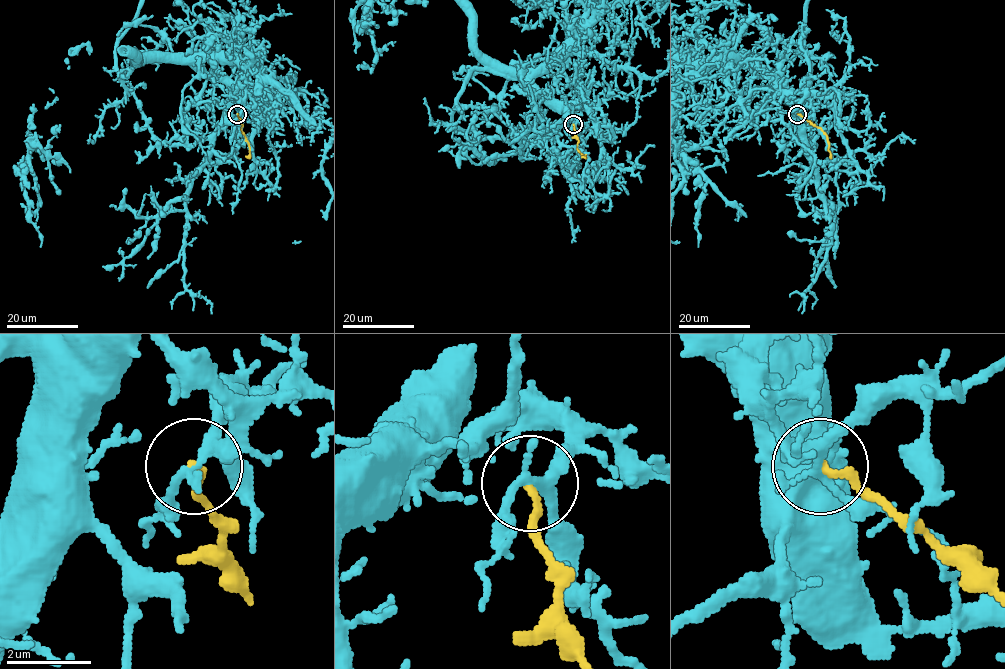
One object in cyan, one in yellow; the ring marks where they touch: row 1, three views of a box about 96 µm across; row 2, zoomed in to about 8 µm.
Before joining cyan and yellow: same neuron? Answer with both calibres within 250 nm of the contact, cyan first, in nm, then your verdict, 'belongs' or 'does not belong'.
240 nm thick on the cyan side, 190 nm on the other; does not belong

